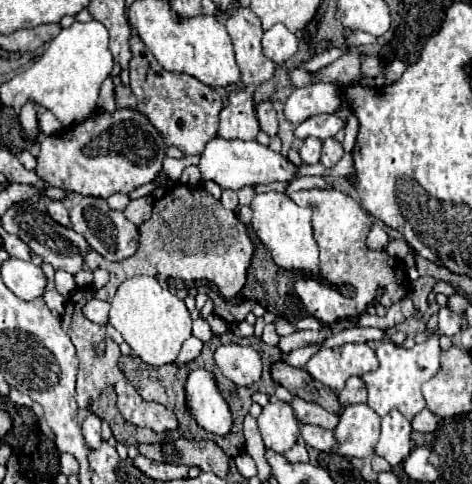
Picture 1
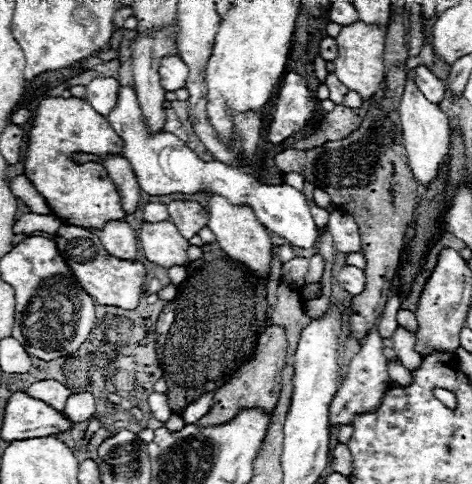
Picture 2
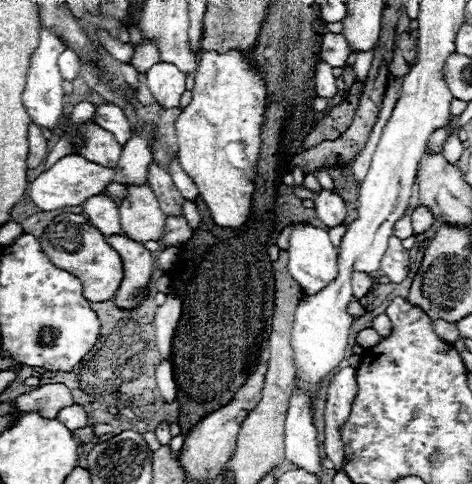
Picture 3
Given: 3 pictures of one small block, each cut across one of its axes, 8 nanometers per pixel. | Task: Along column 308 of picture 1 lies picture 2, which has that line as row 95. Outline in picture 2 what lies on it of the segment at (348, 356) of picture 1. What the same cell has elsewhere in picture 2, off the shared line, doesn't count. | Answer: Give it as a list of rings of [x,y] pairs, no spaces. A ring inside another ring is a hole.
[[[362,20],[356,24],[344,26],[336,36],[338,56],[334,60],[336,78],[348,88],[362,96],[362,100],[370,100],[384,78],[384,32],[376,26],[368,26]]]

